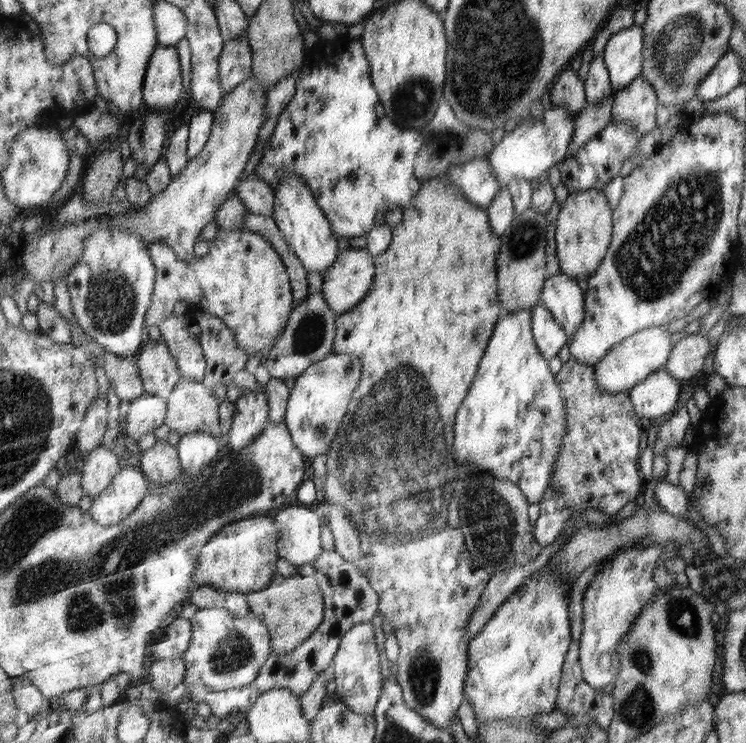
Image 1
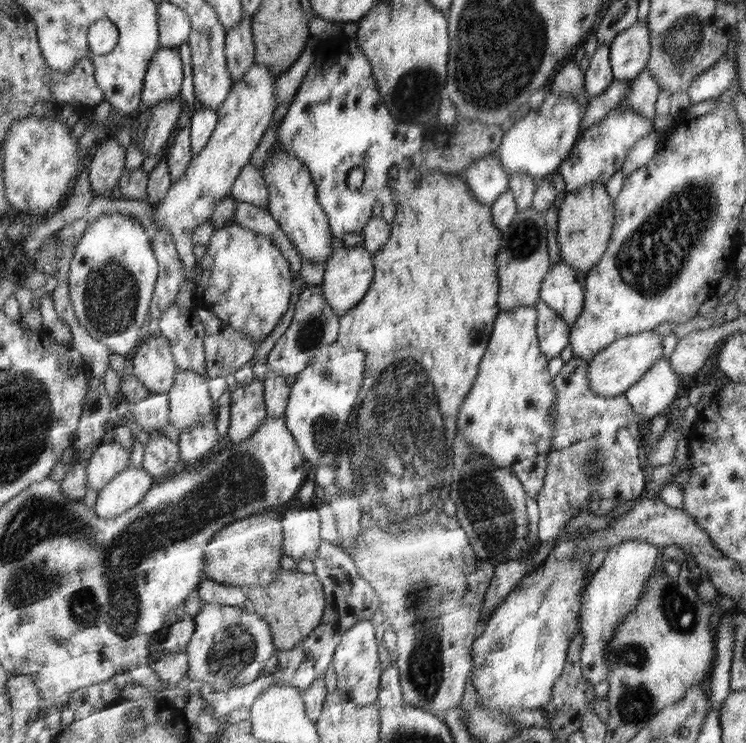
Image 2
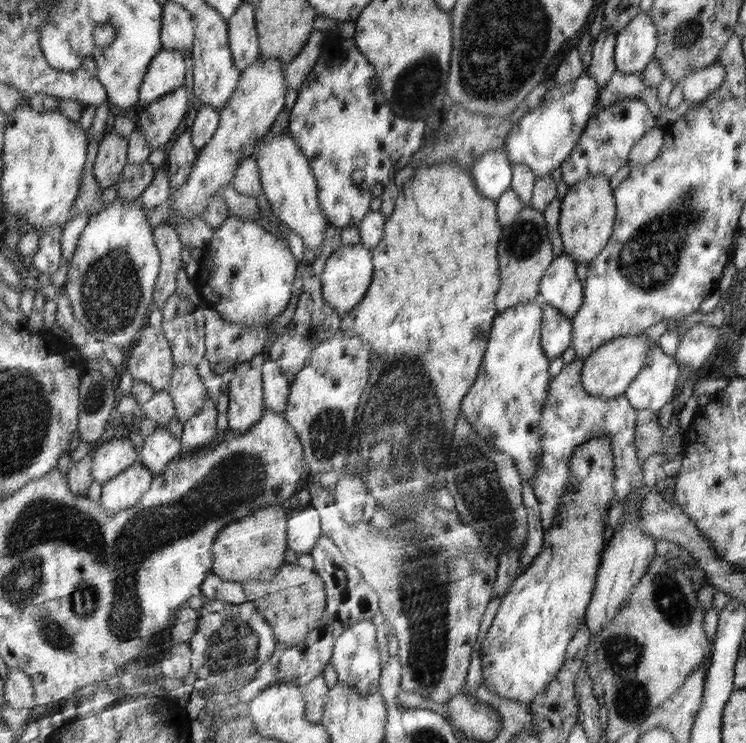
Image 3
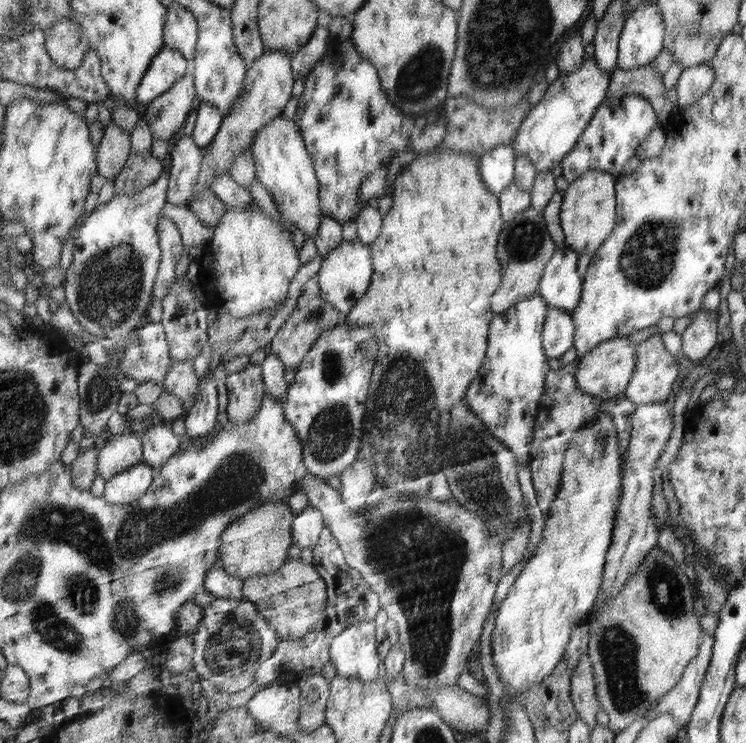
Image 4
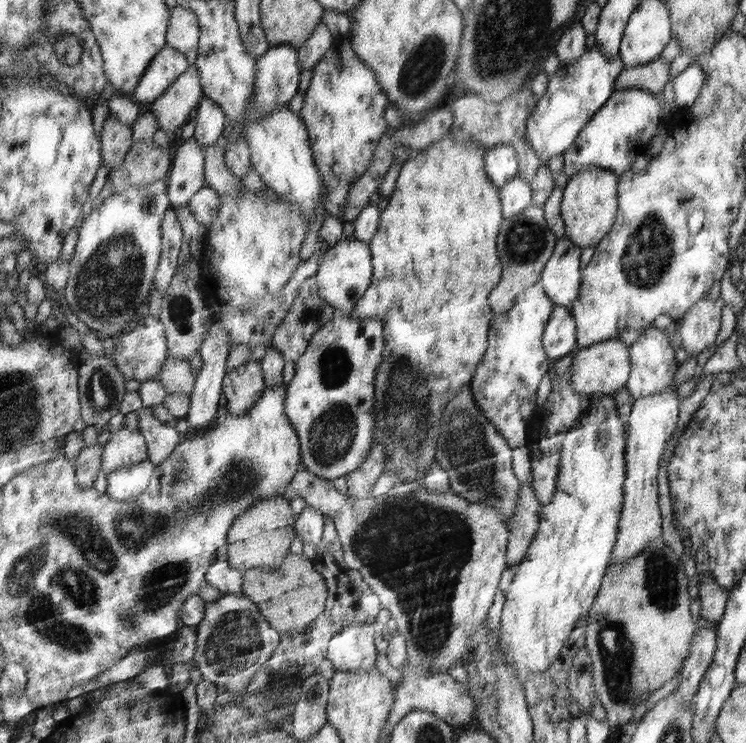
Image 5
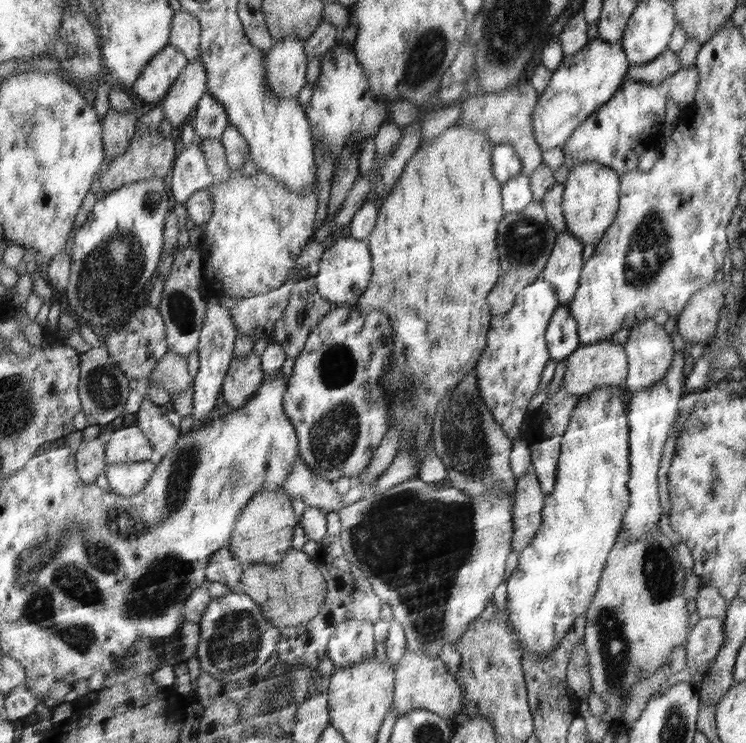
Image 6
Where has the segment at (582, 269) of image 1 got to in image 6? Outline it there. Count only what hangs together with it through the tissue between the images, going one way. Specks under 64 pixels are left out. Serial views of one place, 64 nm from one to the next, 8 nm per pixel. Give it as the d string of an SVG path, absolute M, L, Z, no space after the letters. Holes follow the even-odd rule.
M597 161L577 164L570 170L564 184L563 212L568 230L583 244L597 244L605 231L615 222L620 209L622 177L615 169Z

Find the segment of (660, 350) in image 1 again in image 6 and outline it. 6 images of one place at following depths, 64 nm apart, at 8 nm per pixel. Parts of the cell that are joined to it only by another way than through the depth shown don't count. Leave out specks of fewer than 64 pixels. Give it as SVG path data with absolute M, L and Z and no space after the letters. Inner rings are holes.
M613 340L582 346L565 362L566 371L562 385L569 394L577 396L589 394L599 387L624 386L629 375L629 364L626 349Z

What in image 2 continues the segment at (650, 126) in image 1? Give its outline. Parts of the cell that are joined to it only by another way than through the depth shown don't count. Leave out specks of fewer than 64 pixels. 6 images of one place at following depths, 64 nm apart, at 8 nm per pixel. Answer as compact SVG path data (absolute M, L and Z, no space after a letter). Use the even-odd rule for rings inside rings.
M649 67L633 81L632 92L627 94L627 98L621 102L621 105L629 105L631 109L635 109L641 115L649 117L655 124L655 119L657 119L655 106L657 106L659 89L661 89L659 82L657 82L653 73L649 71Z

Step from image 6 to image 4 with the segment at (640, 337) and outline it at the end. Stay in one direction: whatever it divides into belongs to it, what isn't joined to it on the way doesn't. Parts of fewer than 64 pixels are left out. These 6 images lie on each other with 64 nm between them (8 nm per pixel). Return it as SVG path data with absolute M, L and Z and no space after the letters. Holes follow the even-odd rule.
M653 334L636 346L637 368L625 392L636 405L665 401L673 394L679 360L668 352L663 337Z

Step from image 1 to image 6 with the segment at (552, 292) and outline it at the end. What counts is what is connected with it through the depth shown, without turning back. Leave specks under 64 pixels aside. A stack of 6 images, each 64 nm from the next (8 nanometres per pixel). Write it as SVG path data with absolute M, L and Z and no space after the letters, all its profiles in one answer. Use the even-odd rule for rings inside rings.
M563 231L558 234L555 248L551 258L546 264L541 277L551 281L554 288L558 290L559 301L567 306L578 292L580 278L584 264L583 252L585 246L583 241L571 231Z

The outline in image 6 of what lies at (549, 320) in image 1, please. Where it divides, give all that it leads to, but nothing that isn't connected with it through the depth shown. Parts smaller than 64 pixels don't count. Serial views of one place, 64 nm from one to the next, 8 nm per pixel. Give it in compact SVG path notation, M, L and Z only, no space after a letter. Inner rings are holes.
M558 308L546 332L550 356L556 362L566 362L581 346L578 321L571 315L570 308Z

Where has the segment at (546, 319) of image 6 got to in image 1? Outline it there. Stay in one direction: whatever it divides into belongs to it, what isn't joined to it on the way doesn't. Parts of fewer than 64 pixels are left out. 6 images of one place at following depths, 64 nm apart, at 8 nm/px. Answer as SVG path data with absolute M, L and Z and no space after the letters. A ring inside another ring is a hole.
M531 309L519 310L518 312L504 311L499 318L498 324L495 326L494 336L491 337L490 343L486 349L486 355L483 356L479 371L475 377L474 383L471 385L467 398L463 401L454 427L454 454L457 466L469 465L469 467L477 467L479 473L493 473L499 479L511 479L515 484L521 487L521 491L525 493L530 504L539 504L539 501L547 495L547 489L551 487L551 479L555 475L555 463L557 457L563 451L563 436L566 434L566 416L567 402L565 402L564 392L559 386L556 374L549 370L549 359L547 359L539 351L538 344L534 337L534 313Z

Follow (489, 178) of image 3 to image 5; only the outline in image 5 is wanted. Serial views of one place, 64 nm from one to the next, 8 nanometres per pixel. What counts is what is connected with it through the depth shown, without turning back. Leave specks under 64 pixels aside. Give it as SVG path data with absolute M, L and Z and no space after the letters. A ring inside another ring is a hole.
M499 145L487 149L485 164L487 175L499 188L503 188L519 174L519 157L513 146Z

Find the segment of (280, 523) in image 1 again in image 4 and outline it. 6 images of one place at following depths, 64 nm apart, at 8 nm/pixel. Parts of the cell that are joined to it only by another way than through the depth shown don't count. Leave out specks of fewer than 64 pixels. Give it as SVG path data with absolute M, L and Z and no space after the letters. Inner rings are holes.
M308 505L295 516L293 524L293 544L299 548L316 547L325 531L325 518L323 513L314 506Z

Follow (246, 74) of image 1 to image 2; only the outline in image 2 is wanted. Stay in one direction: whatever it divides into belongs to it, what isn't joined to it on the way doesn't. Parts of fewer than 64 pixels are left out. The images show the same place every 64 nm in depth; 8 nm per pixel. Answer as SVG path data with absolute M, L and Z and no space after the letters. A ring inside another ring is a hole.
M244 11L241 21L237 25L233 25L227 33L227 69L231 71L234 82L243 79L245 73L256 63L252 16Z

